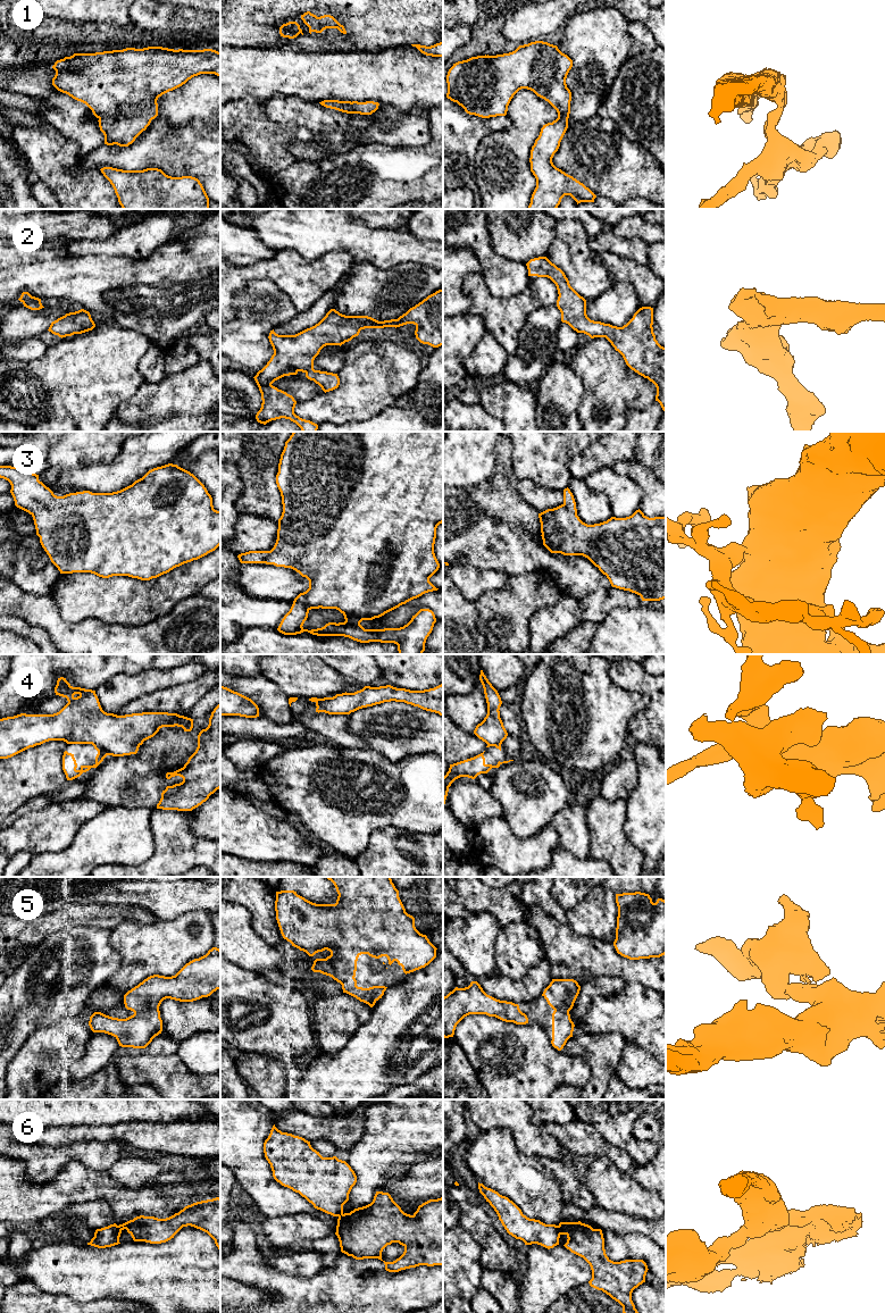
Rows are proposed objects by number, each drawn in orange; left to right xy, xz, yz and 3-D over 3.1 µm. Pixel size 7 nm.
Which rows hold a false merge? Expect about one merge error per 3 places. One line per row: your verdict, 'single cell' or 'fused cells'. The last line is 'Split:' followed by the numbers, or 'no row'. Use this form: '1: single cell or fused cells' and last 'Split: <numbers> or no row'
1: single cell
2: single cell
3: single cell
4: fused cells
5: single cell
6: fused cells
Split: 4, 6

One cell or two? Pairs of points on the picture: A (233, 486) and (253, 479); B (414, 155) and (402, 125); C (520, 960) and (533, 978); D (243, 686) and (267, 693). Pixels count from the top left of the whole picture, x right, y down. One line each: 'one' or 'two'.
A: two
B: two
C: two
D: one

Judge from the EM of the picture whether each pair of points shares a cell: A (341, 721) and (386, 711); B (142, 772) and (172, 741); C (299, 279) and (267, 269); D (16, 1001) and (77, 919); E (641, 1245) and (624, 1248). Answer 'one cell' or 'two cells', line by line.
A: two cells
B: one cell
C: one cell
D: two cells
E: one cell

